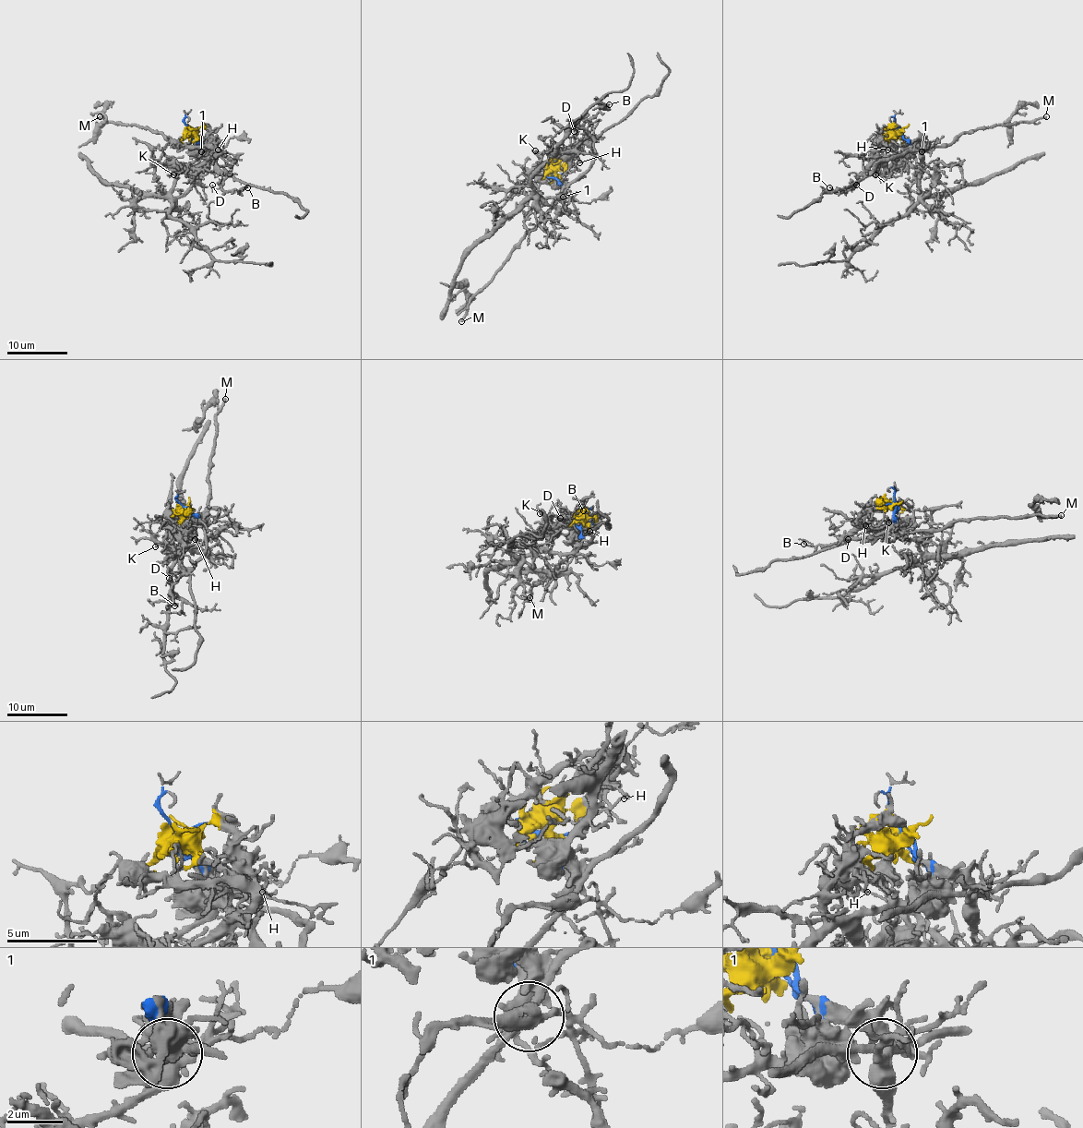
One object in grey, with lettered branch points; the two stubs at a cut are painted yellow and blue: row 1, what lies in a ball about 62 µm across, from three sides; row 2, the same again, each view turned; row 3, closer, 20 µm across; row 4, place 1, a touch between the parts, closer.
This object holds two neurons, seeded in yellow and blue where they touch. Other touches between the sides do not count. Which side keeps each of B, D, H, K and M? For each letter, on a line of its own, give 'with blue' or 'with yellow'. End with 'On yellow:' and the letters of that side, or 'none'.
B: with yellow
D: with yellow
H: with yellow
K: with yellow
M: with yellow
On yellow: B, D, H, K, M

